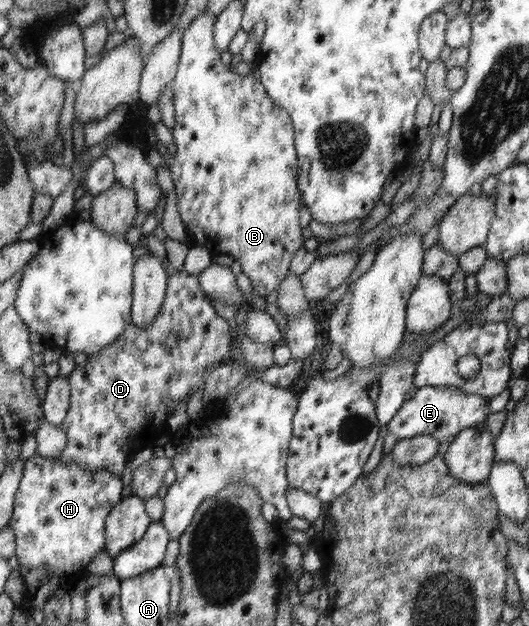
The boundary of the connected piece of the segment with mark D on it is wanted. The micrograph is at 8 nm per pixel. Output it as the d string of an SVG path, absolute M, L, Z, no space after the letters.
M184 270L174 271L174 273L169 274L168 296L165 297L165 302L160 309L159 316L155 318L155 321L151 325L146 325L146 327L129 325L127 332L119 340L109 345L104 351L97 352L92 357L88 357L85 365L76 365L75 369L71 371L71 374L65 378L69 385L71 385L71 398L69 398L69 411L63 420L63 424L60 425L60 429L68 437L68 446L61 452L61 456L57 458L59 461L63 461L65 465L79 465L81 469L91 469L92 473L101 471L101 469L104 472L123 473L125 471L125 465L136 453L139 453L145 448L155 448L157 439L173 434L167 425L167 420L173 415L173 411L179 405L183 405L193 393L199 391L199 385L203 383L203 379L208 378L215 369L227 363L229 351L233 347L235 340L234 330L228 321L217 315L215 307L211 305L211 302L212 299L204 293L204 289L201 289L199 277L187 273Z

